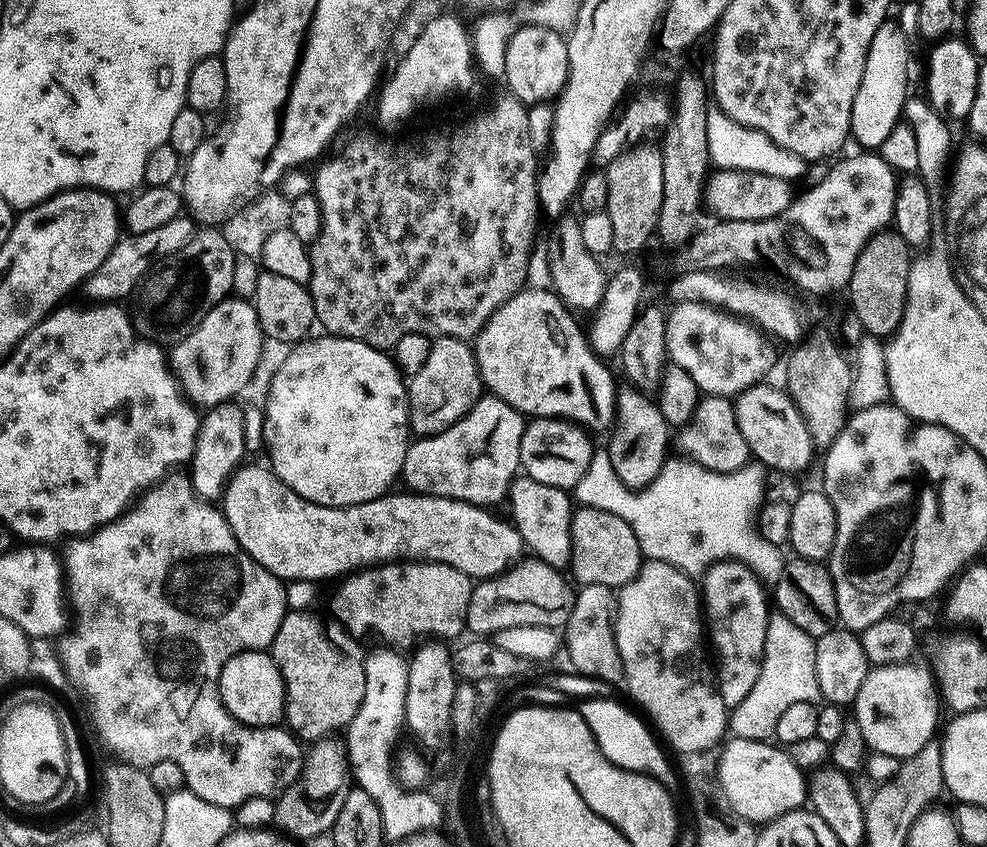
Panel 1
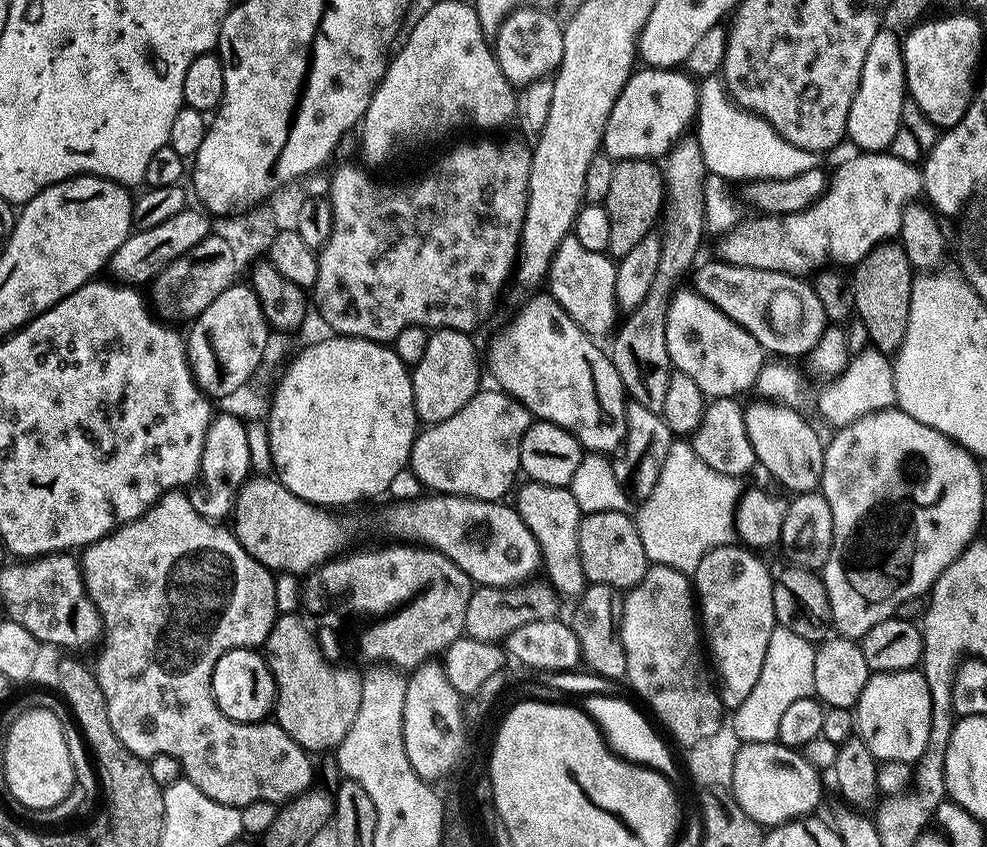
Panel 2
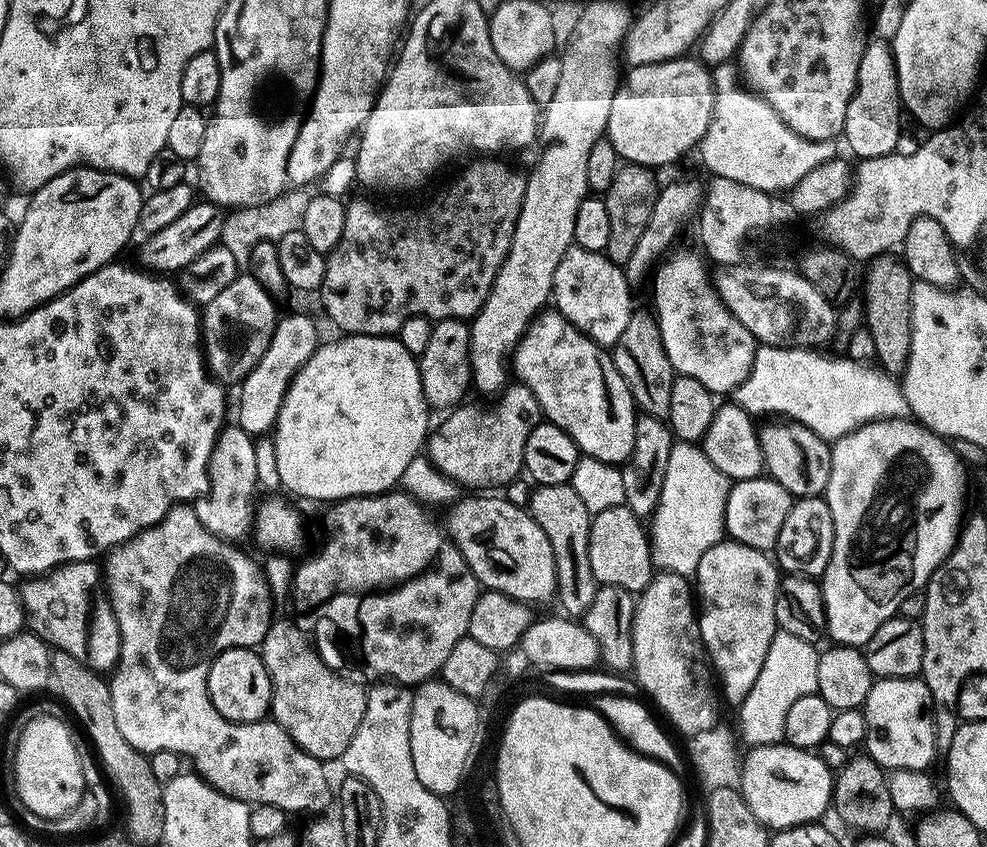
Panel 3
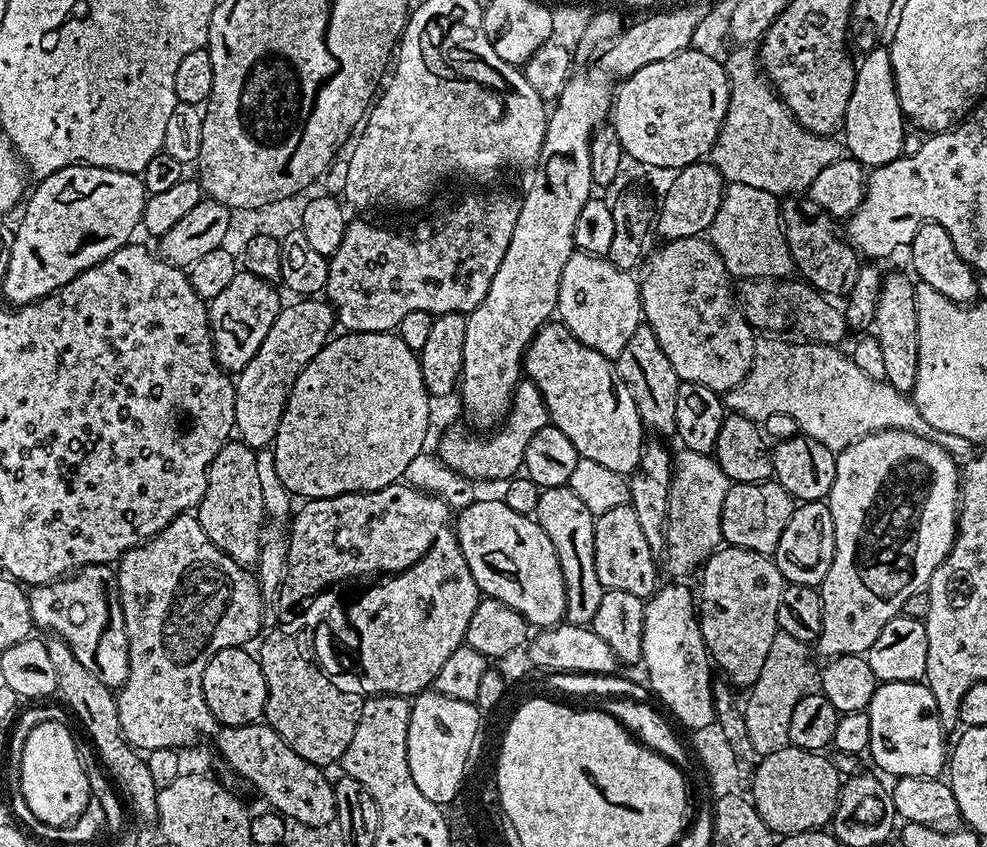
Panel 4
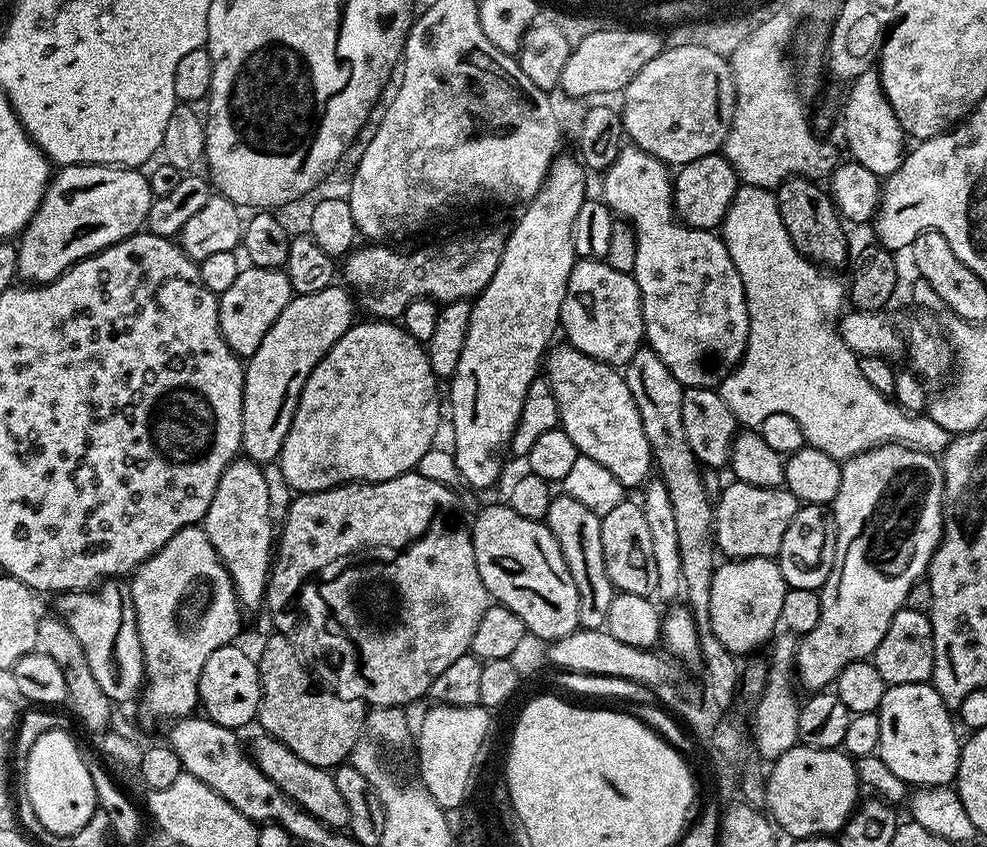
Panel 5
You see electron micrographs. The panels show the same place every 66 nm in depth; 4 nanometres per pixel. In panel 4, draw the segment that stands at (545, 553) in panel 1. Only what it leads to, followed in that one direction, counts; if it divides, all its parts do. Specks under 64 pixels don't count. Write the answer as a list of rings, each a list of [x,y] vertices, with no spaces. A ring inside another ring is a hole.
[[[565,486],[541,491],[534,518],[542,526],[542,530],[546,530],[550,542],[554,542],[554,550],[558,554],[566,590],[567,623],[591,625],[594,613],[602,602],[602,594],[605,592],[602,582],[598,582],[598,570],[594,570],[596,521],[592,512],[586,510],[586,505],[580,501],[578,494],[574,494],[572,488]]]

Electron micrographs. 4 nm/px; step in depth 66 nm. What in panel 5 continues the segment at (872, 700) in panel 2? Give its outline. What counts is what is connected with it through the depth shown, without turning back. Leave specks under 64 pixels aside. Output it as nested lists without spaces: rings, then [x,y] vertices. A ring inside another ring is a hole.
[[[925,682],[923,684],[893,684],[885,687],[882,694],[882,702],[879,706],[880,714],[880,747],[878,755],[882,758],[882,762],[886,762],[886,766],[890,766],[890,770],[894,770],[894,774],[898,774],[898,778],[902,778],[905,784],[909,786],[931,786],[933,784],[947,784],[951,785],[956,778],[956,767],[960,761],[960,749],[962,747],[961,741],[956,741],[956,732],[952,729],[952,720],[954,724],[954,716],[950,711],[949,705],[938,695],[936,689],[932,687],[931,683]]]

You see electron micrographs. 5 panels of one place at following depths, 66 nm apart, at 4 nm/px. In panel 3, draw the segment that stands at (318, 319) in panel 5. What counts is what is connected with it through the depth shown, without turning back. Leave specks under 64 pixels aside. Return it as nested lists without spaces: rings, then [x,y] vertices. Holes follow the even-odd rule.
[[[288,316],[277,319],[276,329],[268,343],[266,354],[262,354],[262,358],[254,366],[254,370],[250,370],[250,374],[244,377],[238,385],[240,391],[240,409],[237,410],[234,416],[235,423],[240,425],[242,430],[246,430],[249,436],[253,438],[261,437],[263,434],[268,434],[275,429],[276,419],[278,418],[278,410],[284,401],[286,390],[291,386],[292,379],[296,377],[296,371],[302,367],[312,353],[318,347],[318,339],[316,340],[316,328],[312,325],[312,320],[308,316]]]

